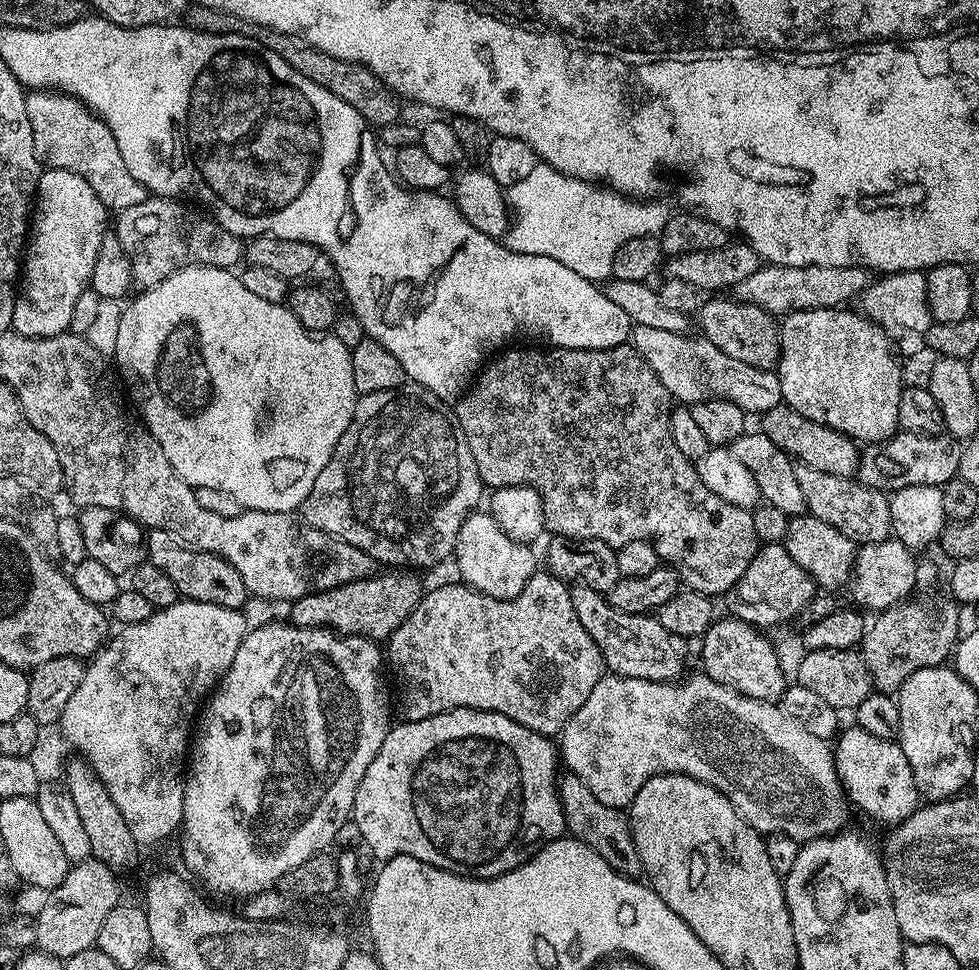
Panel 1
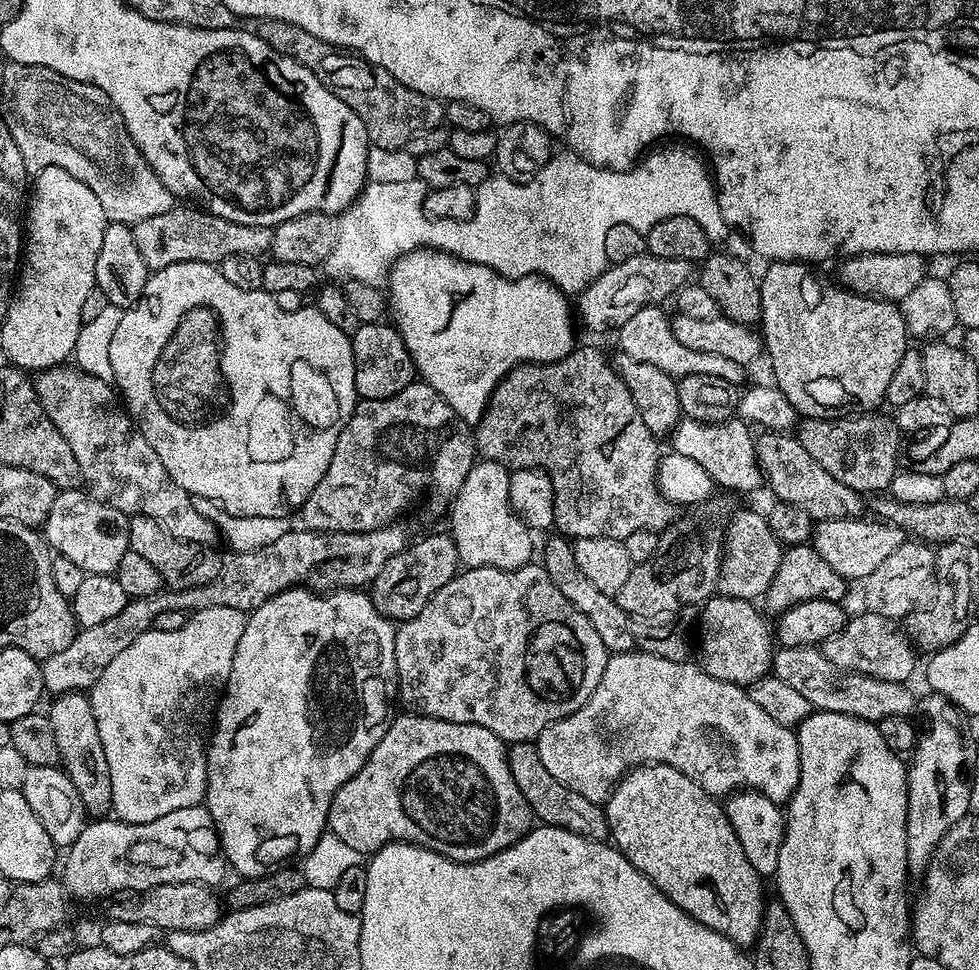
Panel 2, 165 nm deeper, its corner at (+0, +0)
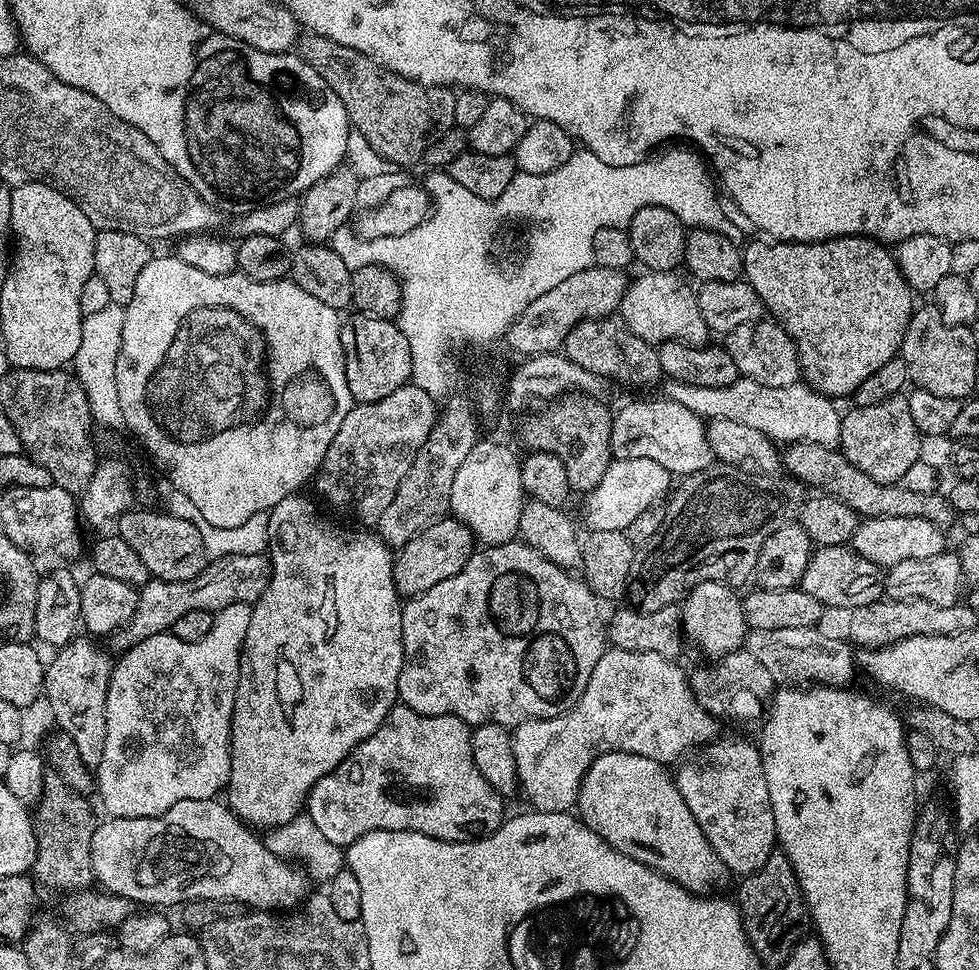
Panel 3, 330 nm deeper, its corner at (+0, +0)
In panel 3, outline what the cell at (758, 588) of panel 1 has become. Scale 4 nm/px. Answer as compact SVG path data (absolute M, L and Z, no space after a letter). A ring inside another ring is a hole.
M839 544L817 547L813 551L798 586L806 590L806 594L818 598L818 602L822 602L825 609L851 610L881 599L886 592L886 576L880 565L870 562L870 558L862 558L862 554L858 554L850 546Z

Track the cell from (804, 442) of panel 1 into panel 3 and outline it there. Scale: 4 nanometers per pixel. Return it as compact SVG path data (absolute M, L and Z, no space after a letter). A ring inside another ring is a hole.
M907 395L892 396L889 400L878 402L874 406L849 407L849 412L845 411L840 417L840 447L839 452L850 462L862 470L862 474L868 474L874 478L874 482L883 484L894 484L903 481L906 470L914 466L922 458L920 443L922 437L918 426L914 426L914 418L910 418L910 406Z

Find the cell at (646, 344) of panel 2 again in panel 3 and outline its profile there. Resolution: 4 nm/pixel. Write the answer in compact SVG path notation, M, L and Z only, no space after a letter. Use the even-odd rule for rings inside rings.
M641 271L637 280L633 279L624 292L618 309L619 319L638 338L647 344L659 346L677 340L690 346L705 347L709 343L710 333L706 326L706 318L702 318L702 310L698 310L698 298L694 288L684 280L676 277L675 271L649 272Z

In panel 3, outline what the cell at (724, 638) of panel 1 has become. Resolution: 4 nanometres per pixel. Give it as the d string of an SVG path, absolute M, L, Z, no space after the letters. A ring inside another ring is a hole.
M707 580L688 591L679 609L683 635L687 639L689 636L706 655L712 656L713 661L721 660L745 647L750 629L744 613L744 601L735 587Z

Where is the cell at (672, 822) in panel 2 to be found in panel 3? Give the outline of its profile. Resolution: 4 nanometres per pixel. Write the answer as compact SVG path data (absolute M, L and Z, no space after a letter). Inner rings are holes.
M607 752L586 770L580 783L580 793L576 799L579 819L594 834L598 834L606 842L610 842L619 852L625 852L630 858L642 862L647 868L660 872L670 878L678 886L697 896L712 896L719 888L724 888L730 879L727 866L718 858L714 846L706 838L702 826L690 814L690 806L686 806L686 798L678 790L673 773L666 770L665 765L654 762L638 754L625 752Z

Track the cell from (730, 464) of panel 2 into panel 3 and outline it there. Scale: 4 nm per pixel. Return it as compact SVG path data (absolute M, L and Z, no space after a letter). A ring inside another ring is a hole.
M667 398L636 400L625 408L615 409L610 442L615 459L650 458L650 462L658 462L658 466L676 478L707 468L714 460L710 442L706 438L705 421L698 414L690 414L686 406L678 406L678 402Z

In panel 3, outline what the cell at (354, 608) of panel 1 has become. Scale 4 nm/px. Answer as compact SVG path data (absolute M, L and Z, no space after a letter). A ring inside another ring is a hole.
M455 518L439 520L431 524L422 534L418 534L404 548L395 553L392 561L394 586L401 597L411 598L430 590L430 586L438 586L438 582L446 582L446 578L454 578L466 566L474 551L474 537L463 522Z

